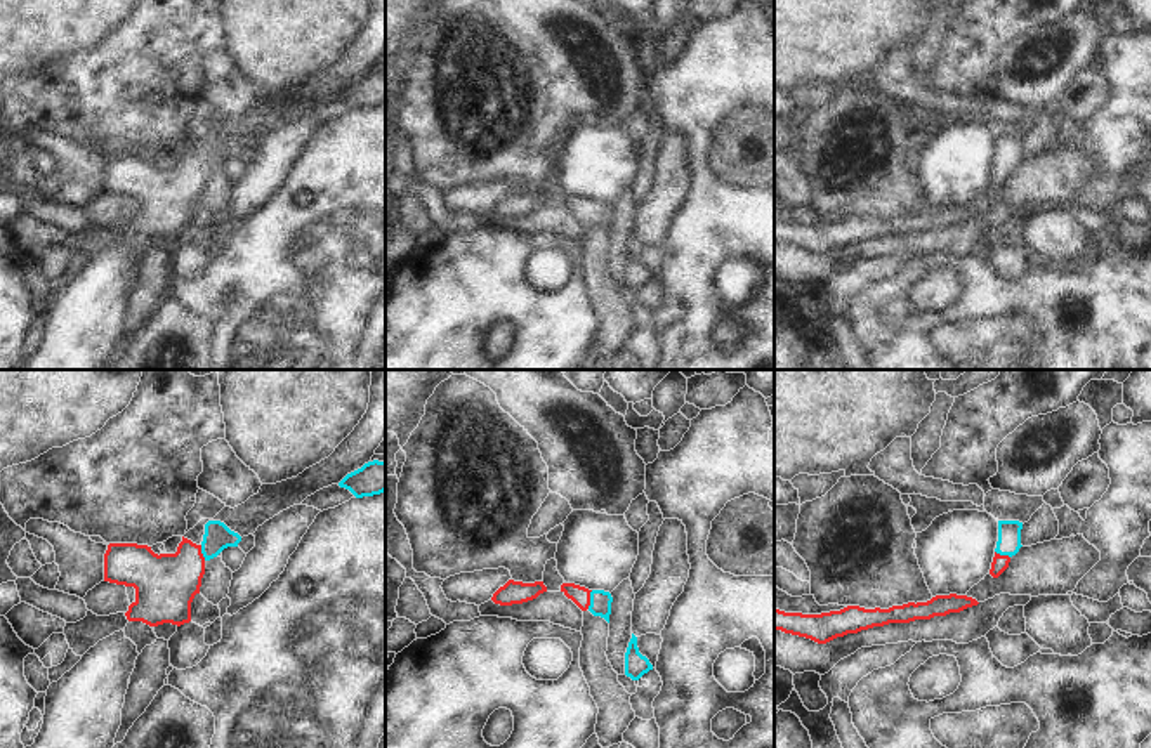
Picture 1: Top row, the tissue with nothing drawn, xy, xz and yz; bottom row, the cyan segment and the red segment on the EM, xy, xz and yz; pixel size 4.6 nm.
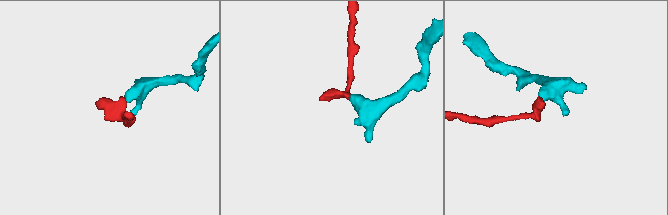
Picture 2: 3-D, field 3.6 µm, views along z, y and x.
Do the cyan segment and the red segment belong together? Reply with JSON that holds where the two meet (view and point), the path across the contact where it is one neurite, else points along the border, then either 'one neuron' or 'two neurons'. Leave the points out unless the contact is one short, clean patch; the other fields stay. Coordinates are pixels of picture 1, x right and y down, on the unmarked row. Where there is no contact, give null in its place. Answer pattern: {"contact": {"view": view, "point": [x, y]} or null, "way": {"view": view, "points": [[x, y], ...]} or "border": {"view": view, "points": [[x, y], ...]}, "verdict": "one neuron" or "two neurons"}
{"contact": {"view": "xz", "point": [591, 210]}, "way": {"view": "xz", "points": [[601, 212], [591, 210], [580, 207]]}, "verdict": "one neuron"}

